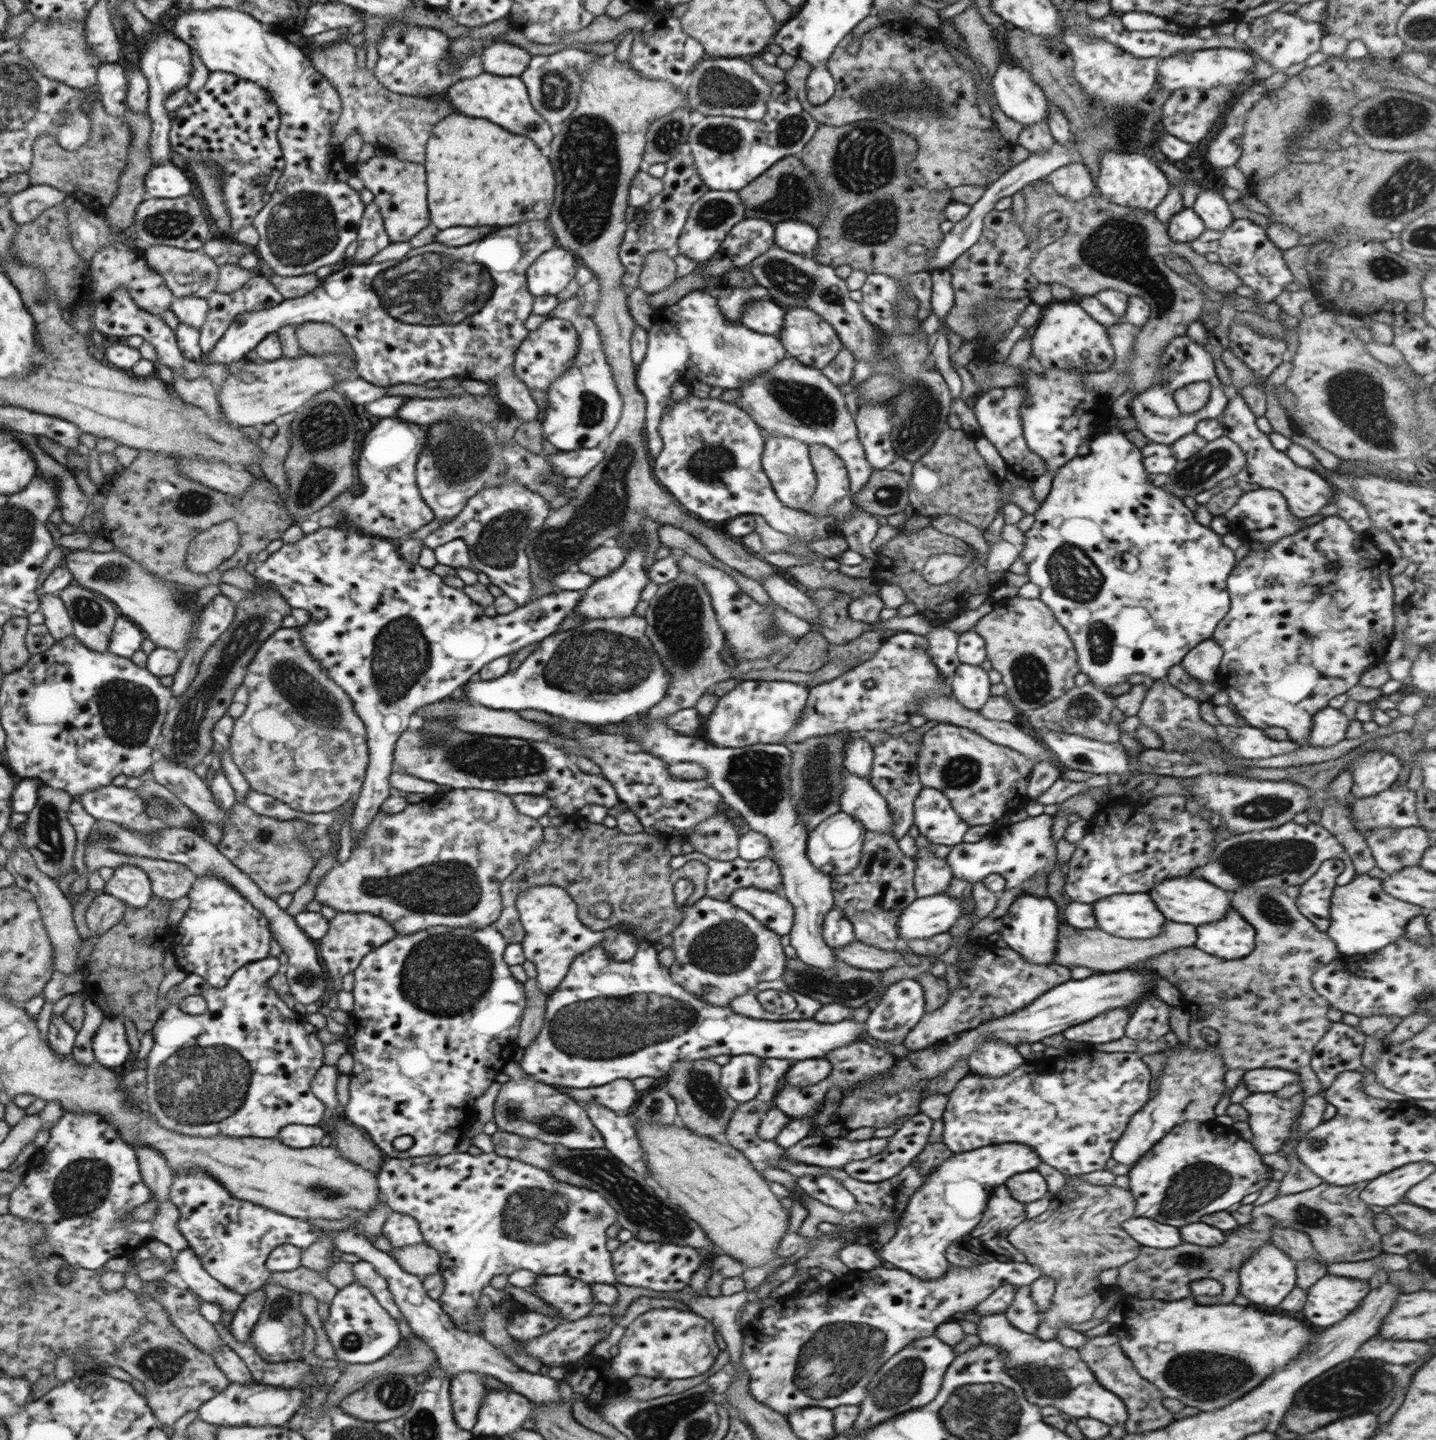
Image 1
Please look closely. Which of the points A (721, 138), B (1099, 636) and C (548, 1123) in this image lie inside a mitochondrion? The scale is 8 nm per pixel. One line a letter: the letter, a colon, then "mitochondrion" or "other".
A: mitochondrion
B: mitochondrion
C: mitochondrion

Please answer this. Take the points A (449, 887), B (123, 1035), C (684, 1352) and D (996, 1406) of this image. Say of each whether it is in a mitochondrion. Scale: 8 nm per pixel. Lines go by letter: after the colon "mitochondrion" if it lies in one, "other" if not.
A: mitochondrion
B: other
C: other
D: mitochondrion

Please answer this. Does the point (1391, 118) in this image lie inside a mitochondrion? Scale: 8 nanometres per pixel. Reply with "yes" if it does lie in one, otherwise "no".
yes

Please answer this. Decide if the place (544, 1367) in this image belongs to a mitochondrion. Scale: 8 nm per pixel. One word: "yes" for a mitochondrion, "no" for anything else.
no

